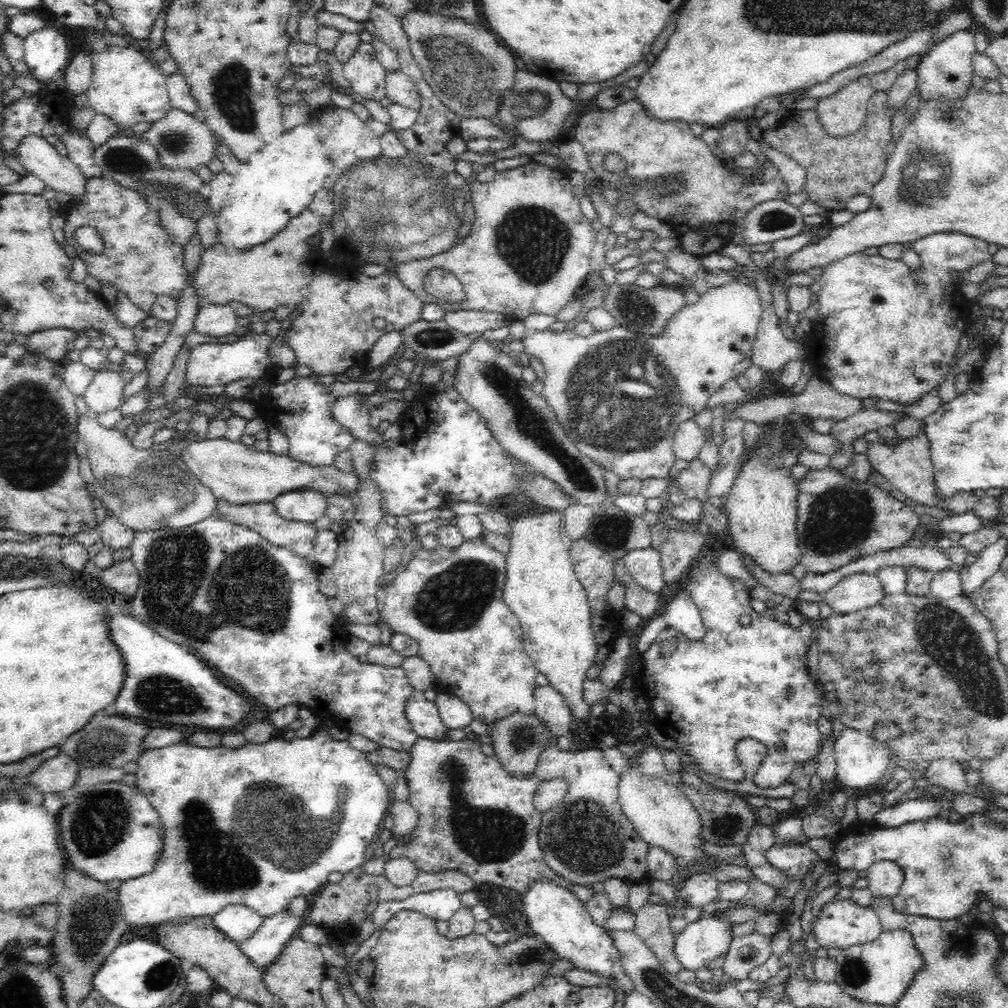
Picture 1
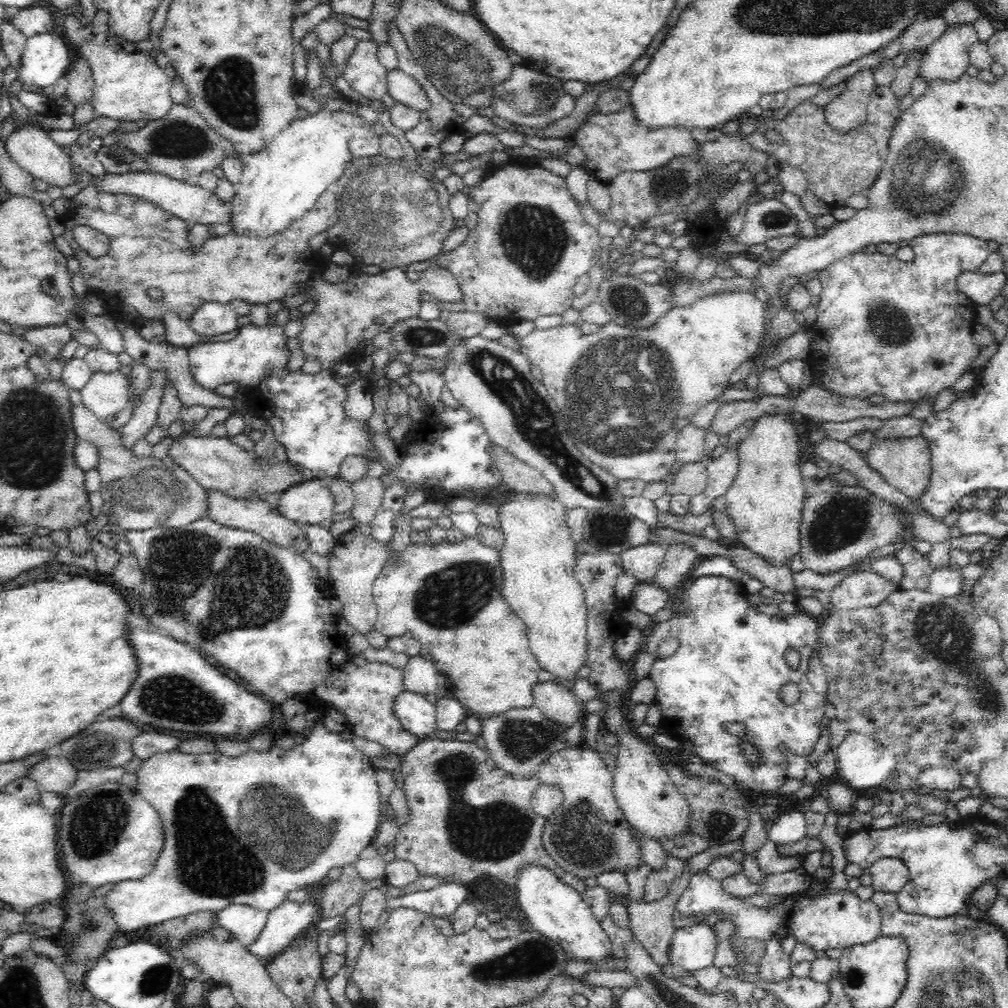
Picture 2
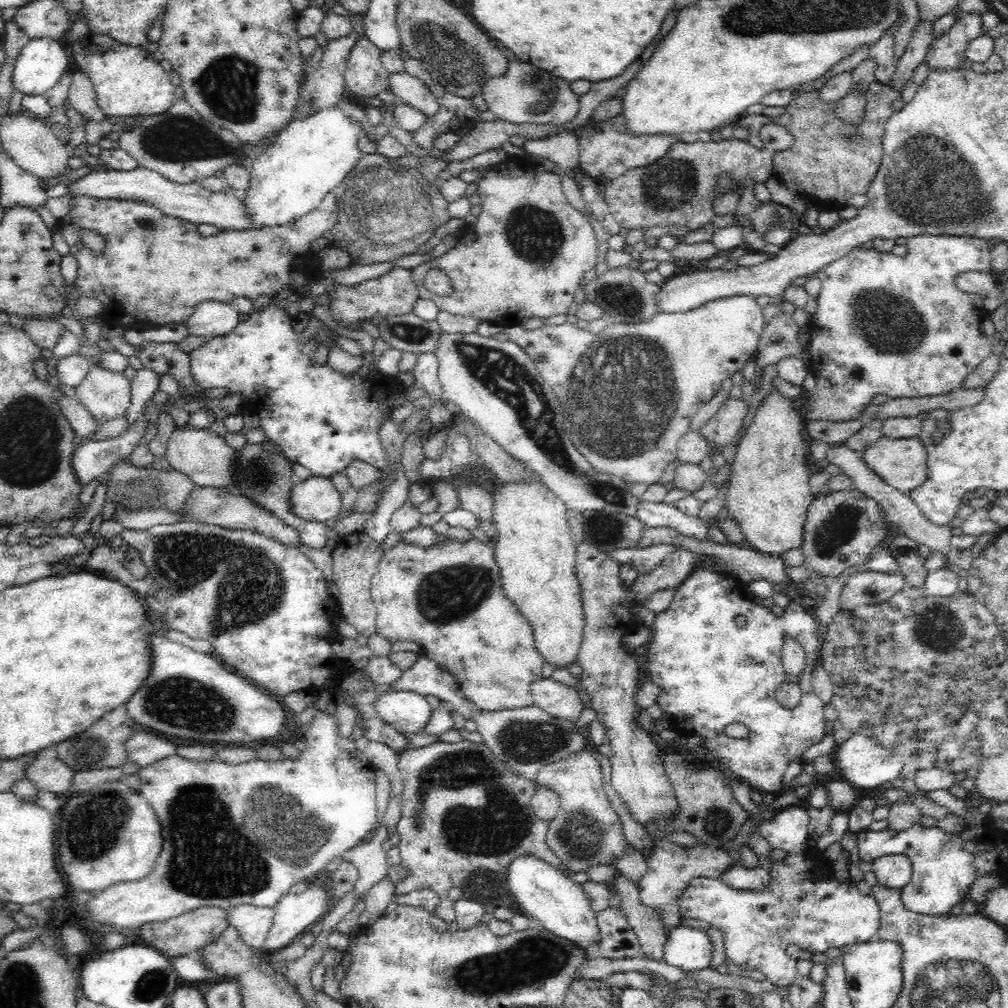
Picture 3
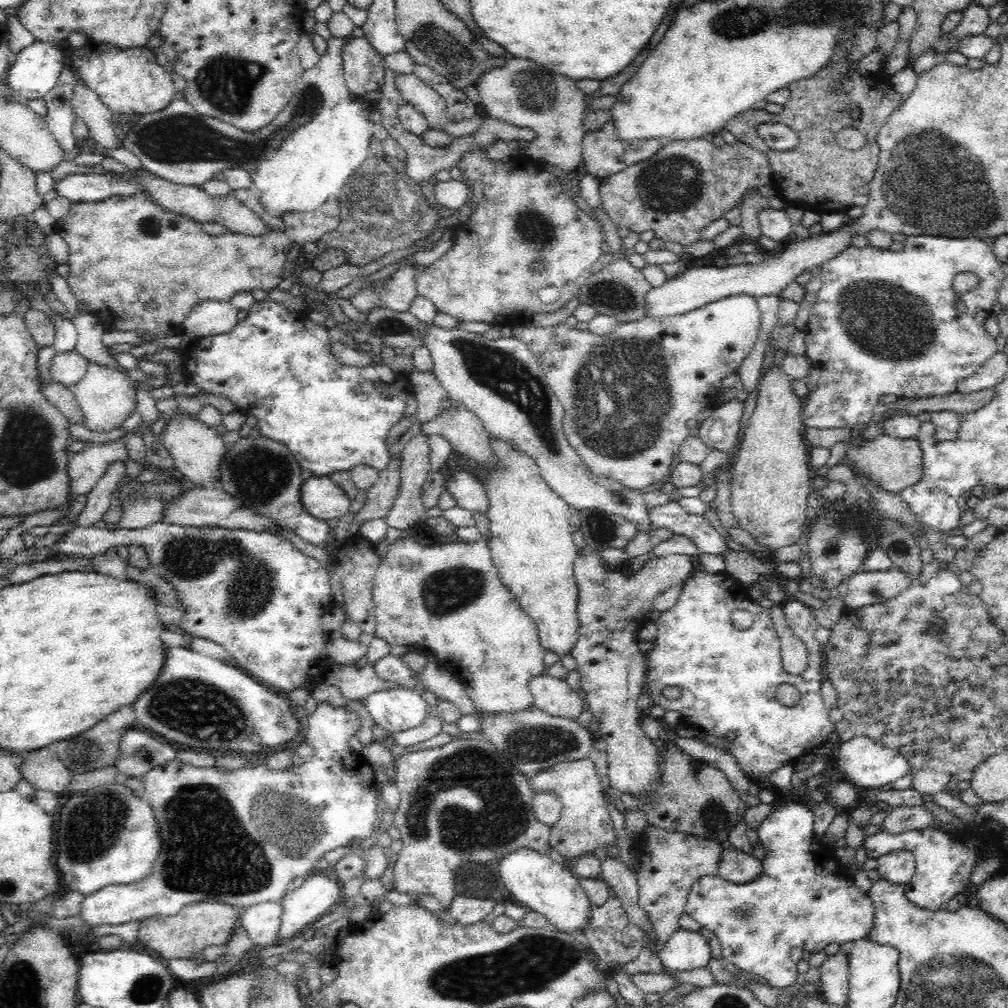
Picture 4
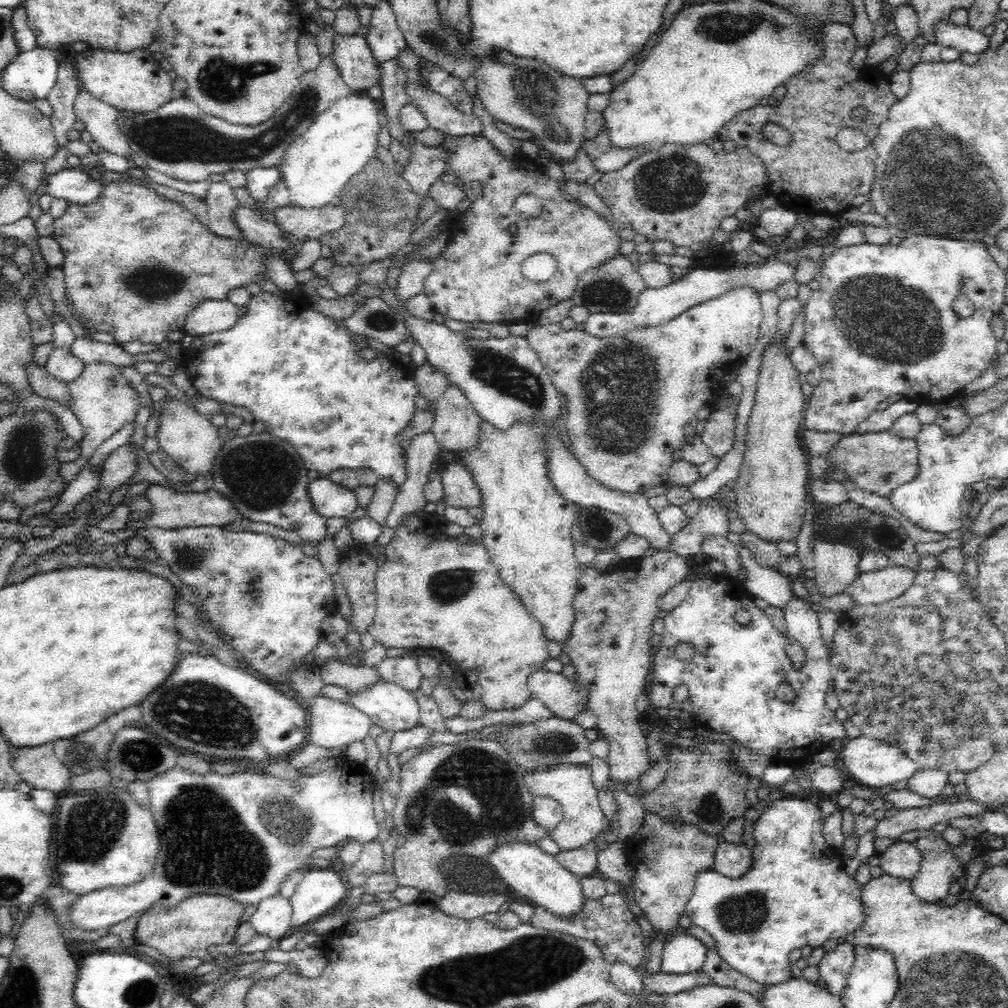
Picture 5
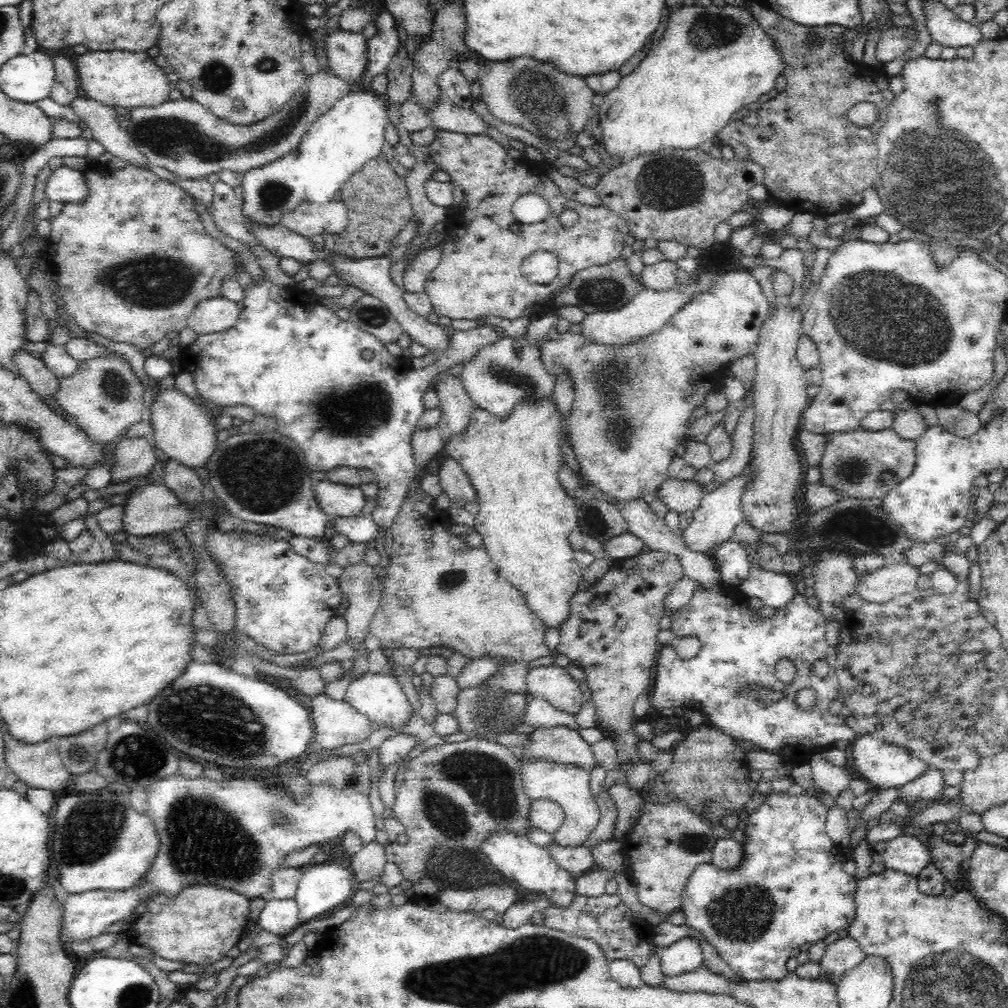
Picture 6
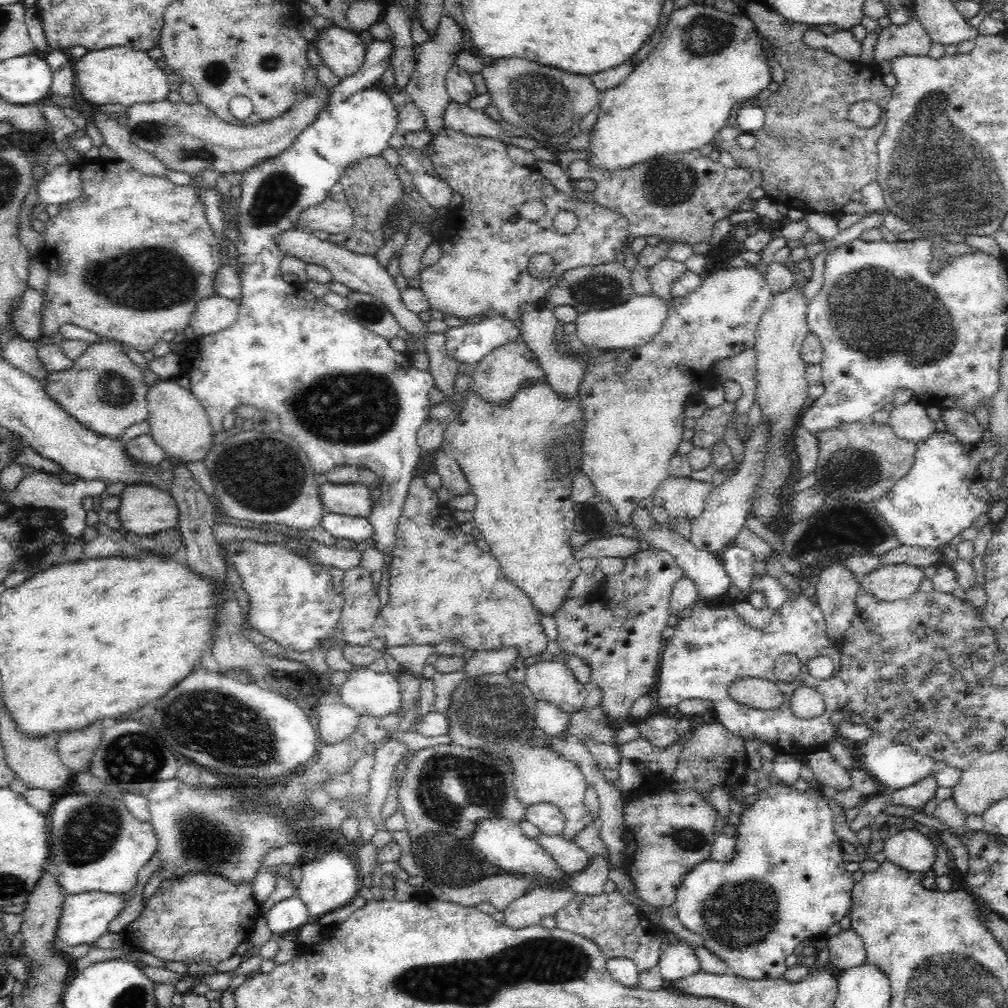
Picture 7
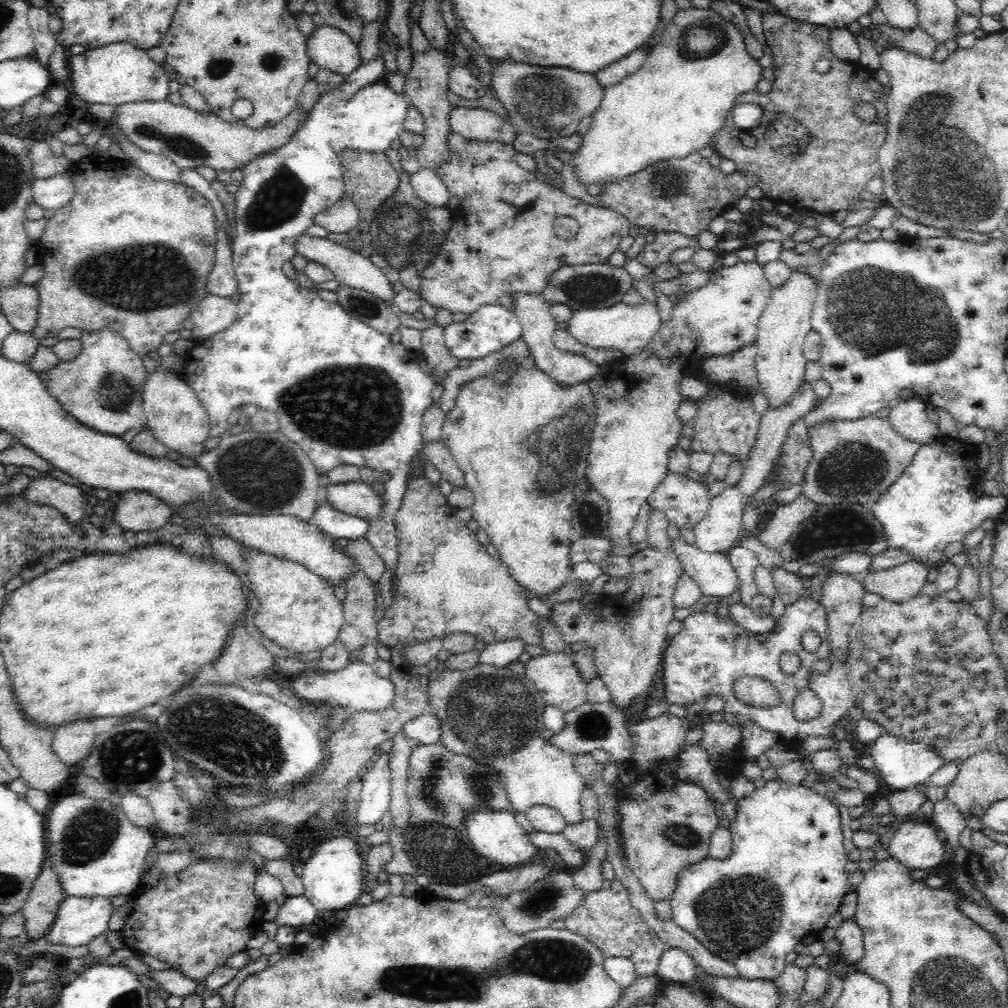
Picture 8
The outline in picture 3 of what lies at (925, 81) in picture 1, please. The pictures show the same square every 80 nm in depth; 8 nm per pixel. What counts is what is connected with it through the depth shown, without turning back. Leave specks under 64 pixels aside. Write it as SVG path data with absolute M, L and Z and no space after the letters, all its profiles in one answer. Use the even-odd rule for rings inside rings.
M968 12L960 16L950 32L936 37L925 56L930 70L958 69L958 63L965 57L966 44L985 35L979 12Z

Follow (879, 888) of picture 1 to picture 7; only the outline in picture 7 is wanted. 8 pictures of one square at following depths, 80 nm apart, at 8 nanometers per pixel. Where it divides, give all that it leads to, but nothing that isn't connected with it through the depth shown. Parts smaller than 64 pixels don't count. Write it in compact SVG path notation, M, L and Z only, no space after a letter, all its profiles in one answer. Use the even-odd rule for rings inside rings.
M907 824L894 830L883 849L886 859L914 873L930 871L937 859L937 846L927 834Z

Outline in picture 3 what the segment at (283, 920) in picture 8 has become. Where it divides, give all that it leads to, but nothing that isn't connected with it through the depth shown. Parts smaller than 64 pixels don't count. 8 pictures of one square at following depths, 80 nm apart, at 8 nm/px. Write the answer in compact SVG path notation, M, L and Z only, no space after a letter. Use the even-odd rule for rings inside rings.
M240 905L228 910L227 922L251 948L261 951L275 915L275 906Z

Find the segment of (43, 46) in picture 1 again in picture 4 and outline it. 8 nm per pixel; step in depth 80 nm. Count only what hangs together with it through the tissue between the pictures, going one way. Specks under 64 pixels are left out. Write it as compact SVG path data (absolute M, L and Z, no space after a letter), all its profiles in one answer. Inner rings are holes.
M34 41L14 55L4 79L19 100L45 99L63 66L62 52L56 45Z

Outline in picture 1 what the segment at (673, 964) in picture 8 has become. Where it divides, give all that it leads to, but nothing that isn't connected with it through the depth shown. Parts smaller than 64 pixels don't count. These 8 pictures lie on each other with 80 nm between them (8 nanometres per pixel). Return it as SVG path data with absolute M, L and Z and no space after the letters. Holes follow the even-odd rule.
M714 914L691 922L675 936L675 957L682 968L695 970L708 968L720 954L729 949L734 924L720 920Z

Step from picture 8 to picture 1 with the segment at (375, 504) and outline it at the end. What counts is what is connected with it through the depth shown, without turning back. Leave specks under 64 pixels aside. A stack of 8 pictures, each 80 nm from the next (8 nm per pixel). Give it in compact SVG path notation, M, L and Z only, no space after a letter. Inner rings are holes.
M315 488L284 492L273 501L275 511L286 520L314 524L328 509L327 495Z

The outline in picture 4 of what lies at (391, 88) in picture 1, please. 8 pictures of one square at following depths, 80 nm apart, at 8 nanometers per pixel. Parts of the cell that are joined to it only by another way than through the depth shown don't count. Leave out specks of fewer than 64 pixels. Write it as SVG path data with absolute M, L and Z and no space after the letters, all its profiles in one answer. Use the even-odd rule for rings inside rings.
M413 73L399 74L395 83L406 102L425 116L430 129L440 129L451 138L458 138L470 136L481 127L482 120L477 114L462 120L451 120L447 115L446 101Z

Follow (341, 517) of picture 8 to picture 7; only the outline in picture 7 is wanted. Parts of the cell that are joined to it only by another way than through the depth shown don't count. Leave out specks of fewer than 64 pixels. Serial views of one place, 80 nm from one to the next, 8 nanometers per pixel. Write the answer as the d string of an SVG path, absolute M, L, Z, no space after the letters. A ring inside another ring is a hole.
M323 509L320 525L328 534L332 534L337 539L348 539L361 543L363 540L372 537L369 517L346 516Z

